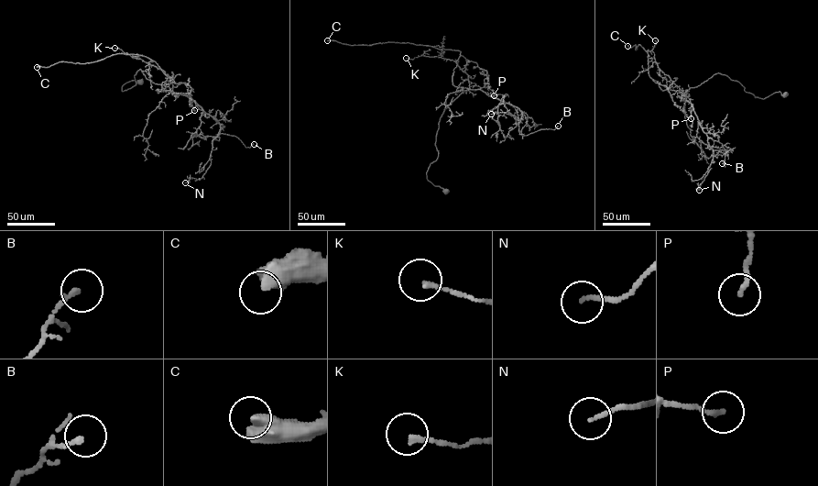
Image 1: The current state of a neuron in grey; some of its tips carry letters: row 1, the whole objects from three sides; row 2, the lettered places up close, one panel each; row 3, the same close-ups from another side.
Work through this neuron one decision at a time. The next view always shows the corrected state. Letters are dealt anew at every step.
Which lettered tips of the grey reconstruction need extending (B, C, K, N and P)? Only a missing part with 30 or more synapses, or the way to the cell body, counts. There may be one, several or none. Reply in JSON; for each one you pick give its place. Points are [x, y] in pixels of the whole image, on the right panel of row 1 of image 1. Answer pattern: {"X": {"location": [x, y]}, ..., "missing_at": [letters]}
{"C": {"location": [627, 46]}, "missing_at": ["C"]}

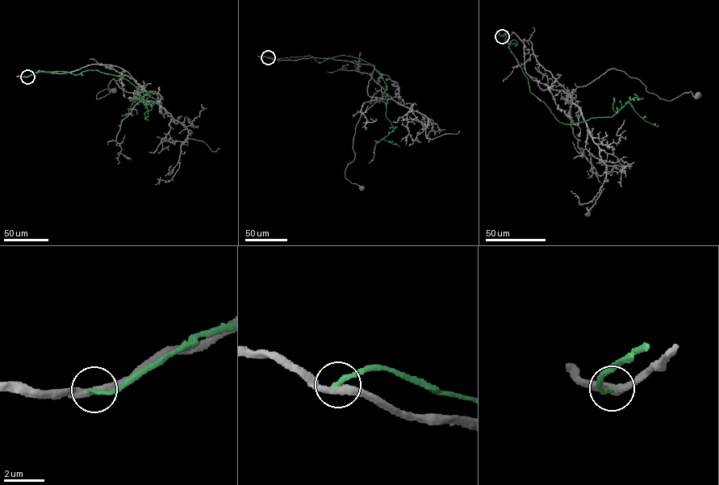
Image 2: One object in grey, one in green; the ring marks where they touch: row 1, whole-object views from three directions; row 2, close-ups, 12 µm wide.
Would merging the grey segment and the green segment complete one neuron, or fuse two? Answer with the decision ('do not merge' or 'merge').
do not merge

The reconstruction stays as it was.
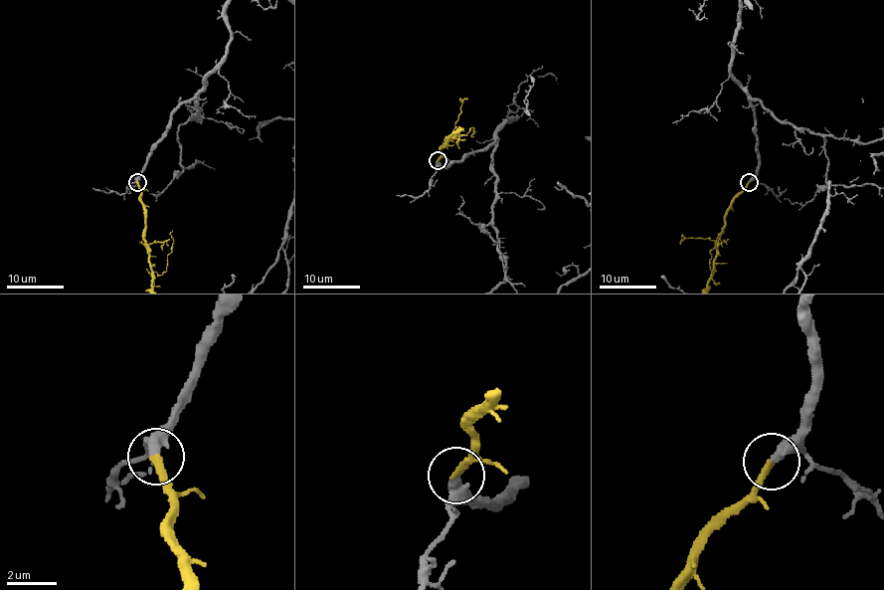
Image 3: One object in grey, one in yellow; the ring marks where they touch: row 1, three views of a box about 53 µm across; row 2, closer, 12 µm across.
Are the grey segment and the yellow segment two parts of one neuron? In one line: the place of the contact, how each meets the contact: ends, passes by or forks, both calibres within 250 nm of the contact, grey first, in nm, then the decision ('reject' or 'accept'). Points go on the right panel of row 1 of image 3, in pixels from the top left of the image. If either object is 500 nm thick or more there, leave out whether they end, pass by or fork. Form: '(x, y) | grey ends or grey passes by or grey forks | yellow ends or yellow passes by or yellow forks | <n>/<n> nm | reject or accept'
(749, 182) | grey ends | yellow ends | 440/300 nm | accept

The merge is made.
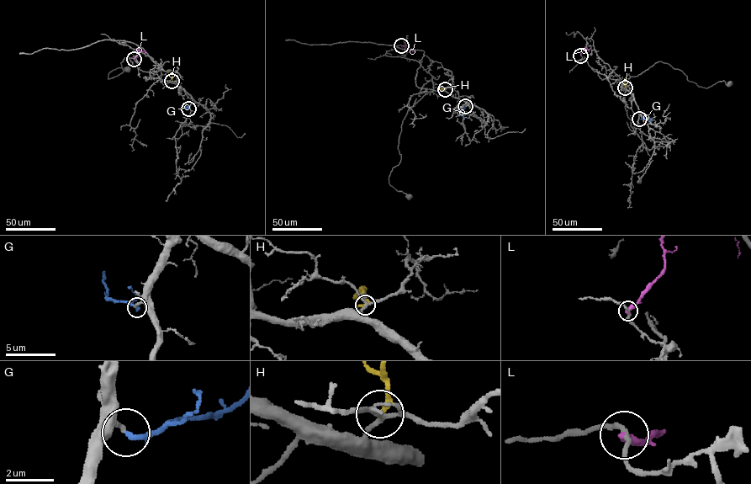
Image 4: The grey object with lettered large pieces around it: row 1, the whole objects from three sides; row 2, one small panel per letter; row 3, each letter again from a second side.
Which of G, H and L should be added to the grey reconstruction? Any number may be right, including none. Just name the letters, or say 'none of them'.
G

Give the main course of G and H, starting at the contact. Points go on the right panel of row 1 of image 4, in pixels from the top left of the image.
G: (639, 119), (647, 116), (651, 120)
H: (625, 87), (626, 77)

